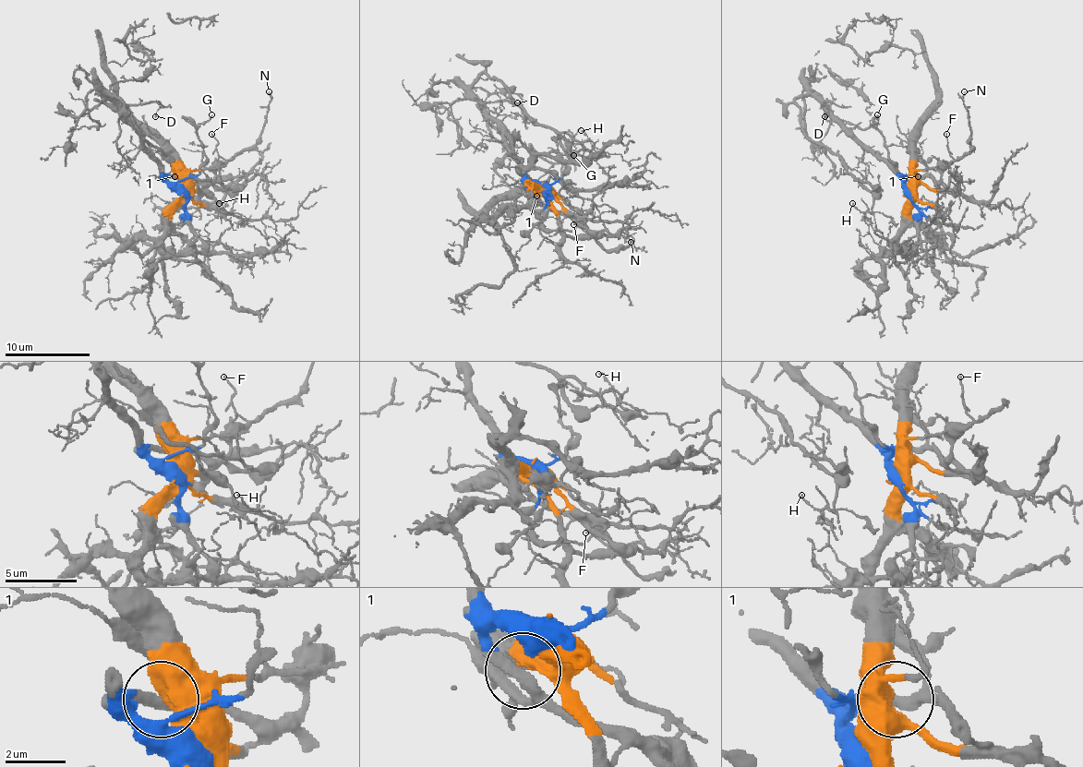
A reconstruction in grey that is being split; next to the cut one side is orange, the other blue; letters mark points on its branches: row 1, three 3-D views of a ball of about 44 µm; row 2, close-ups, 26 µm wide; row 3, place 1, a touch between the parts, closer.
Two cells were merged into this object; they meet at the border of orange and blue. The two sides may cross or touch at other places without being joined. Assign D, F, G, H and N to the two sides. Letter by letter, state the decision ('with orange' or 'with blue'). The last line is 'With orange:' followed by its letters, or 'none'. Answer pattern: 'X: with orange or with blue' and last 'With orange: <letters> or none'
D: with blue
F: with blue
G: with blue
H: with blue
N: with blue
With orange: none

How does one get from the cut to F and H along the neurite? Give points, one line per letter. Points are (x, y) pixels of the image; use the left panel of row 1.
F: (185, 191), (165, 176), (206, 183), (214, 178), (214, 167), (222, 159), (212, 134)
H: (185, 191), (163, 176), (110, 95), (129, 110), (136, 129), (218, 208), (231, 212), (218, 204)

